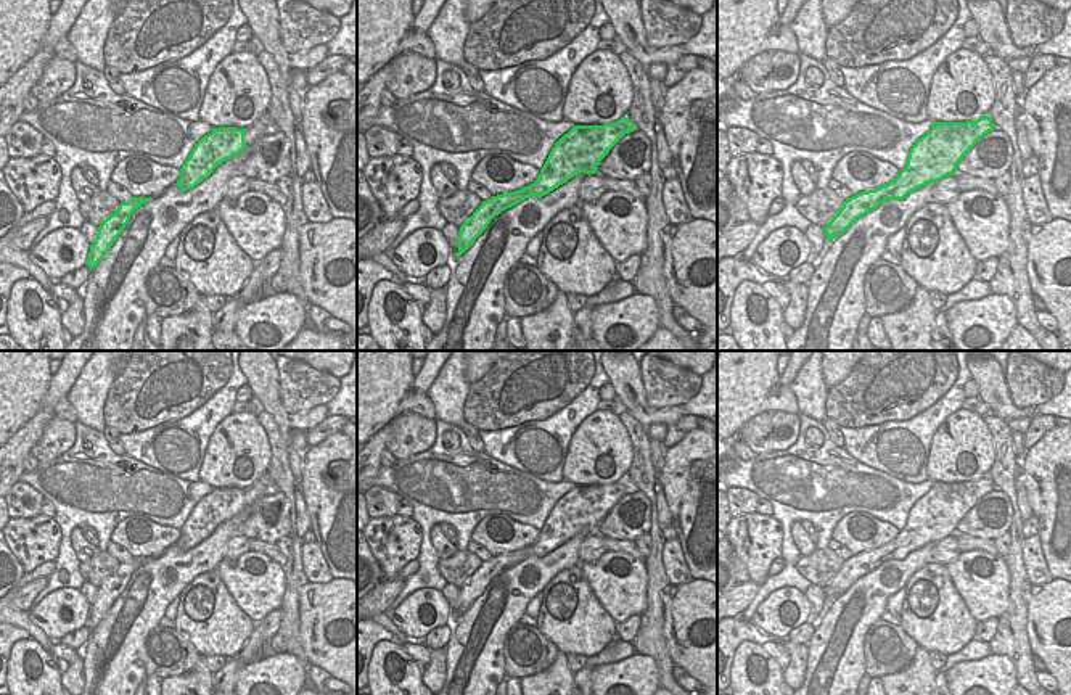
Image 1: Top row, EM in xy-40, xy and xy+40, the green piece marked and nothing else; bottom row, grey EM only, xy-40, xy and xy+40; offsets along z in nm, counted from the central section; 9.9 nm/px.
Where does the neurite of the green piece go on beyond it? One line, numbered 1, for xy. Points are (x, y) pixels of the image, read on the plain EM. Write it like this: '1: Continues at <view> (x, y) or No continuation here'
1: No continuation here.

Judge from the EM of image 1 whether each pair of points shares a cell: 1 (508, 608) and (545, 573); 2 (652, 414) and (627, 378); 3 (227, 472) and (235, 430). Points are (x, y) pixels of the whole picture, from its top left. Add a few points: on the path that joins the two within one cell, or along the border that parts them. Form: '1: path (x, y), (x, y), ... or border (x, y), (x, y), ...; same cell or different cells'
1: path (518, 599), (537, 583); same cell
2: path (645, 406), (637, 398), (634, 386); same cell
3: path (230, 462), (235, 457), (235, 440); same cell

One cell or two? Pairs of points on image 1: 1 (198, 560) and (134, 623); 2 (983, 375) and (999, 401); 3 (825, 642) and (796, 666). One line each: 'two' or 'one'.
1: one
2: one
3: two

